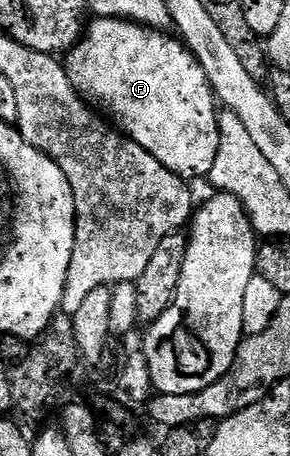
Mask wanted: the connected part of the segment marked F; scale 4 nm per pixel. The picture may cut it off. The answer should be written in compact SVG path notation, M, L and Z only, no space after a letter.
M93 18L85 35L67 52L66 70L74 89L85 103L107 116L123 134L142 145L146 153L158 157L166 169L185 181L193 181L212 173L220 144L218 100L202 65L192 56L192 50L175 34L168 34L172 33L133 23L131 19Z

